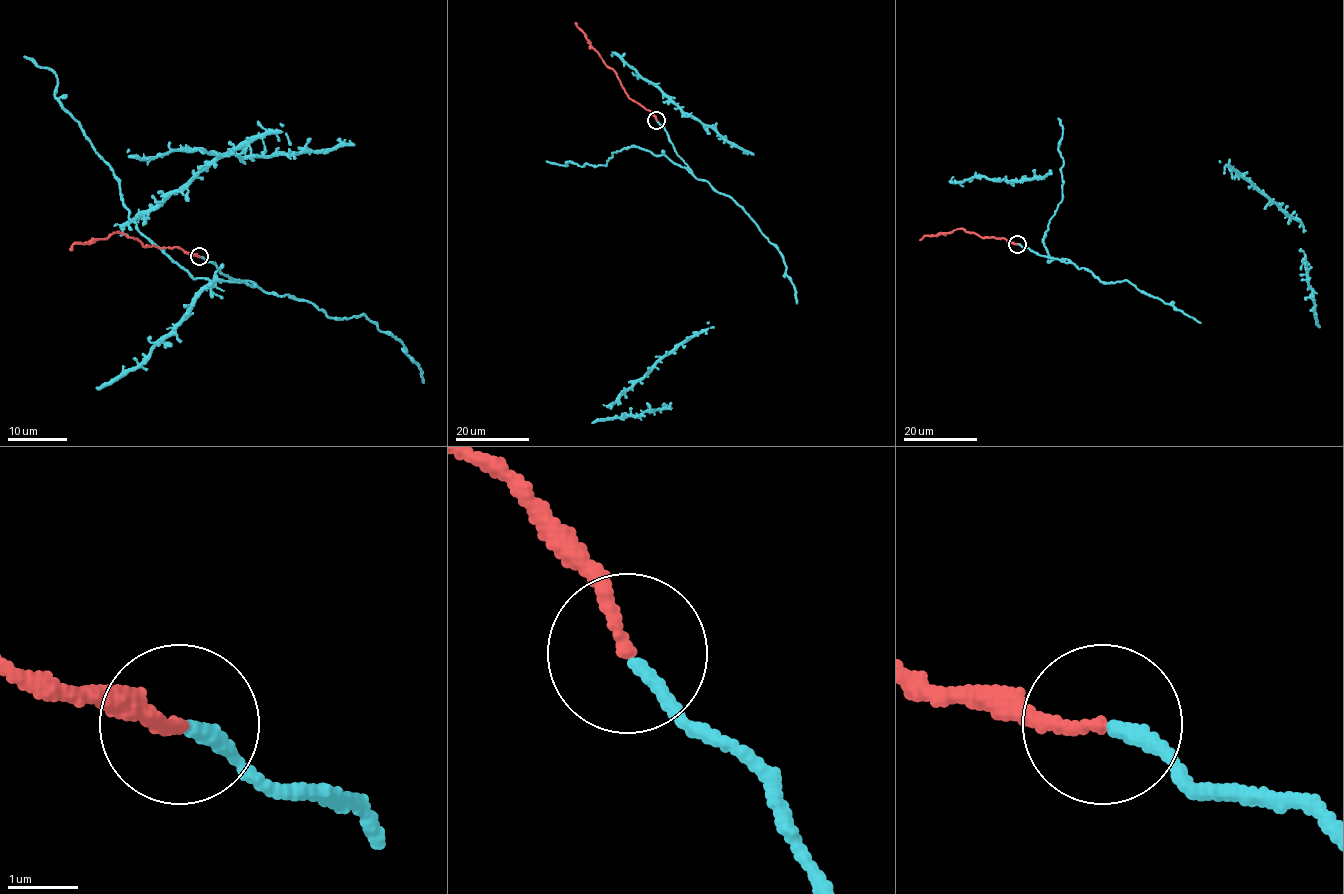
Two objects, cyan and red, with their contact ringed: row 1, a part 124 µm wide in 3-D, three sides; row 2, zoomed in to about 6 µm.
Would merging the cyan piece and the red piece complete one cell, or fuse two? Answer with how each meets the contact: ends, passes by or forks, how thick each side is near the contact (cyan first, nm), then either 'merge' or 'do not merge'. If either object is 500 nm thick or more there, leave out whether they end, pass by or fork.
cyan ends | red ends | 190/180 nm | merge

